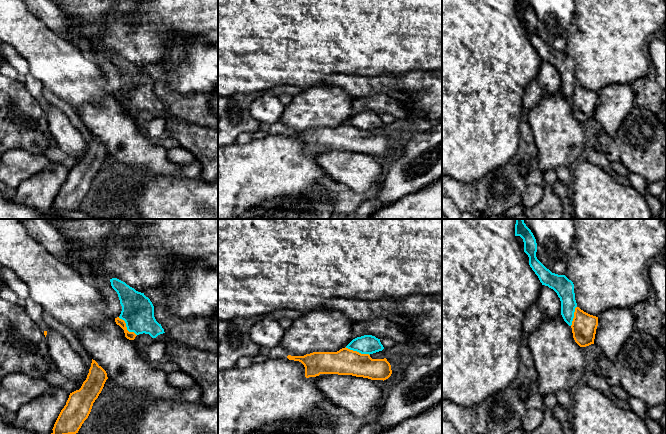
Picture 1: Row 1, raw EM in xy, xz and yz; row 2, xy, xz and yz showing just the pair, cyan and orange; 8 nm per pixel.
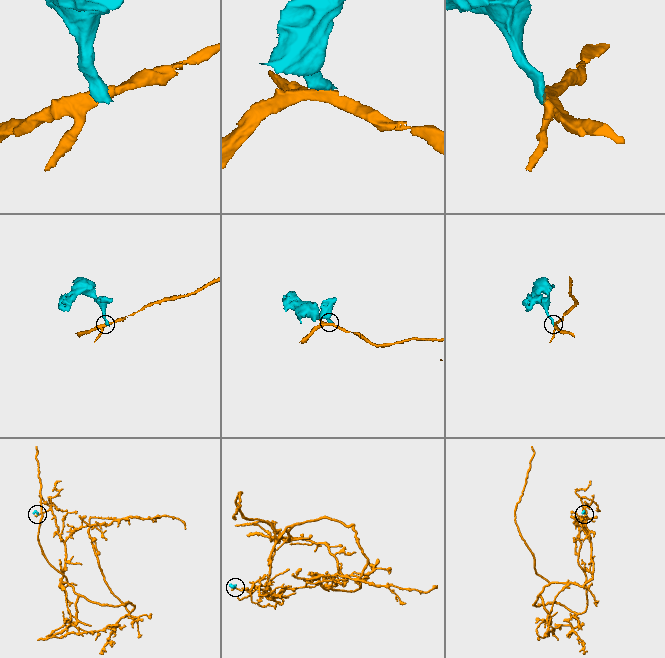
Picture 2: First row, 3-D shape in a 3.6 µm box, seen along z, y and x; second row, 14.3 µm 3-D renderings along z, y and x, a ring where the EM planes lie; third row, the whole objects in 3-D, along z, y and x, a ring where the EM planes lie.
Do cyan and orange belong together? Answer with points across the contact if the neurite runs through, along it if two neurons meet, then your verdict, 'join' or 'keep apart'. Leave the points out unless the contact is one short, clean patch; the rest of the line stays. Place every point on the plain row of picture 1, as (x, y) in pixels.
border along xy (118, 93), (124, 97), (126, 104), (136, 111); keep apart

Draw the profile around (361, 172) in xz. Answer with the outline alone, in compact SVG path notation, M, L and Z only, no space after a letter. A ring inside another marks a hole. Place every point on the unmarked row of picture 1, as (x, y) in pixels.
M322 150L316 155L318 165L331 179L358 193L376 188L384 177L380 163L368 154Z

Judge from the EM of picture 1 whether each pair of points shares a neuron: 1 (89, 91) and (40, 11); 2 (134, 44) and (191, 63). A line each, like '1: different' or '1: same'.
1: different
2: different

